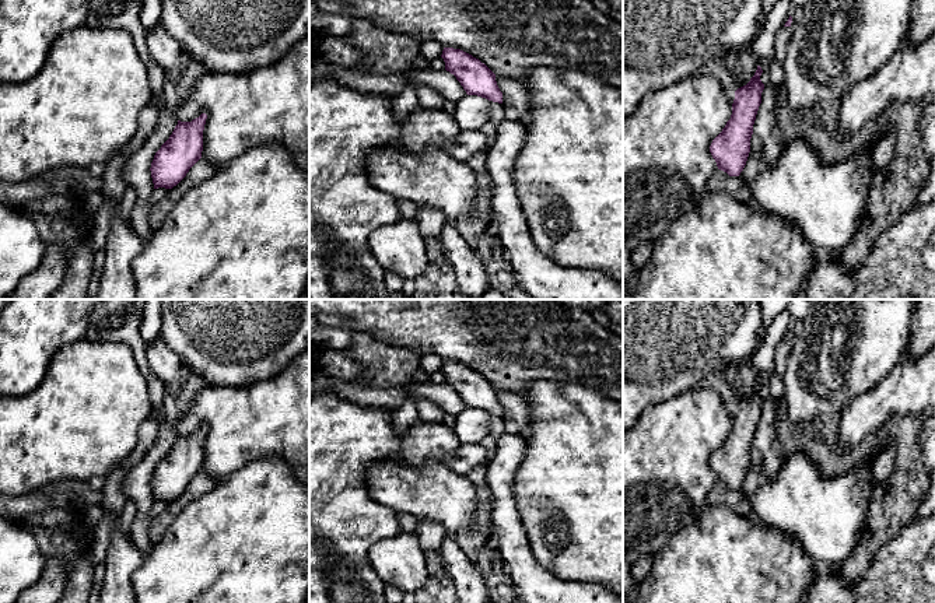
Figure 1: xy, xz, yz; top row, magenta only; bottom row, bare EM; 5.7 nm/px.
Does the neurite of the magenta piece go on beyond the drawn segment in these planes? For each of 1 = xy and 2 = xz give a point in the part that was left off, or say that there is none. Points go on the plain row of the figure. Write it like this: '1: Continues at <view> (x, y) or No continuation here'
1: No continuation here
2: No continuation here

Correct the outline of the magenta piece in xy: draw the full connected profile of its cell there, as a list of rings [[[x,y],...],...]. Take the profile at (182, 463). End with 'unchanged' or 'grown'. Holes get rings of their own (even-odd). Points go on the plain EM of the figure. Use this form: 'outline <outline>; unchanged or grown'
outline [[[202,427],[192,435],[178,434],[172,448],[155,466],[151,476],[154,502],[172,502],[202,471],[206,432],[207,428]]]; unchanged

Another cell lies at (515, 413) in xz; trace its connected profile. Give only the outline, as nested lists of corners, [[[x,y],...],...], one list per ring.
[[[495,388],[495,395],[502,406],[502,420],[505,431],[515,435],[528,437],[530,427],[529,407],[521,395],[507,393]]]

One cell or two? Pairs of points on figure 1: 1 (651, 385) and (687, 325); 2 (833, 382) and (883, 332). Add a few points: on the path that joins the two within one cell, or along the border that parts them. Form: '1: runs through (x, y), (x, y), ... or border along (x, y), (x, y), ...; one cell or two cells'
1: runs through (651, 370), (651, 361), (672, 340); one cell
2: runs through (843, 370), (871, 342); one cell

